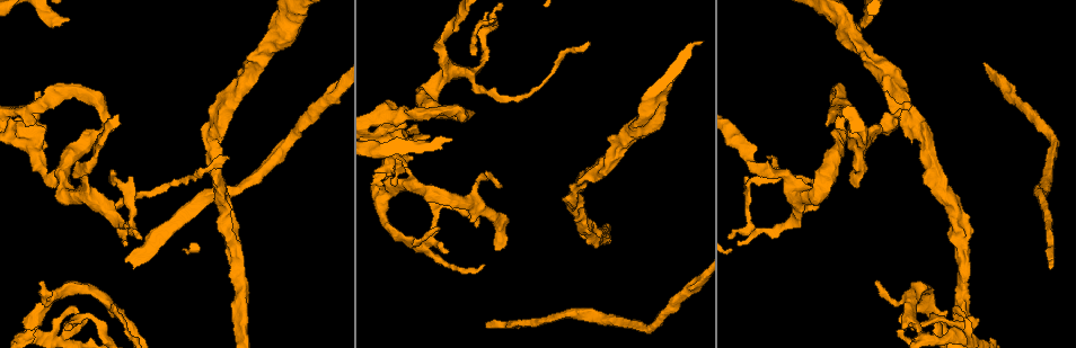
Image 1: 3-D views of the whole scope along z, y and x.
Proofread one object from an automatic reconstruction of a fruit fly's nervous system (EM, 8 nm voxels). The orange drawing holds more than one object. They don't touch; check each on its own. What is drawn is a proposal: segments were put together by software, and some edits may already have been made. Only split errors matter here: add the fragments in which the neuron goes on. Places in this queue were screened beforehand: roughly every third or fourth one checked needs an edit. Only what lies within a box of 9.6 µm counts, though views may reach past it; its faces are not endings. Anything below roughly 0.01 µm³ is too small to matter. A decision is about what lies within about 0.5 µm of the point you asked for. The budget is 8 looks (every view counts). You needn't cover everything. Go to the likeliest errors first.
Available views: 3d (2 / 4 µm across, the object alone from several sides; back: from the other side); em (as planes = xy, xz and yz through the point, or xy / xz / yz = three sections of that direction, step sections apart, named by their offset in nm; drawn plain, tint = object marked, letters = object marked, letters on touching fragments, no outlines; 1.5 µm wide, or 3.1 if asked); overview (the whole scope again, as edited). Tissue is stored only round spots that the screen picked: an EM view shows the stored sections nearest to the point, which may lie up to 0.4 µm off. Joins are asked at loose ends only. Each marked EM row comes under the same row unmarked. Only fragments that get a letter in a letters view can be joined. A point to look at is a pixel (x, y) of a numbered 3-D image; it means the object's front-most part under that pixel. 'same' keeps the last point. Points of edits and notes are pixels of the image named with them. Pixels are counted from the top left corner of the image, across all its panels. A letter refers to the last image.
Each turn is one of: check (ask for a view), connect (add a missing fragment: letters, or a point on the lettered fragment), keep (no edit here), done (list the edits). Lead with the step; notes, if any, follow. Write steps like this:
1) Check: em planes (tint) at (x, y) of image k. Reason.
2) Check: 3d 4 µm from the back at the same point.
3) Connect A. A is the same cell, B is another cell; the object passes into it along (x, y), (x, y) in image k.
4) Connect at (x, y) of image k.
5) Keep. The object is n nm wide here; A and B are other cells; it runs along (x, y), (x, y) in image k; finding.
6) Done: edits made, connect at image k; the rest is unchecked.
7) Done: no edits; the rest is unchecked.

Check: em xz step 8 (letters) at (487, 325) of image 1.

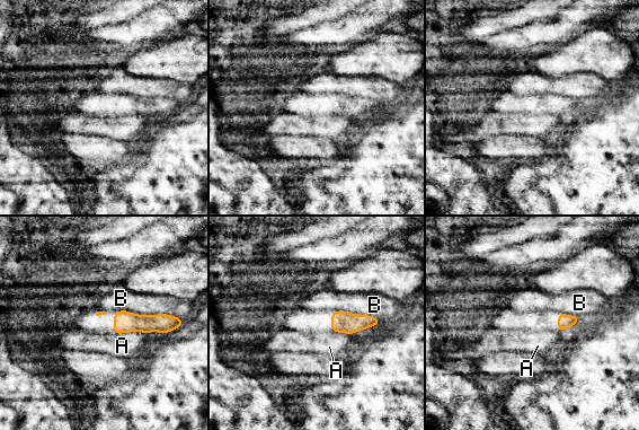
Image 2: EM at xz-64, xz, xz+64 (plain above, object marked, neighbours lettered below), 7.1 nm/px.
Check: em yz step 8 (letters) at the same point. Another direction.

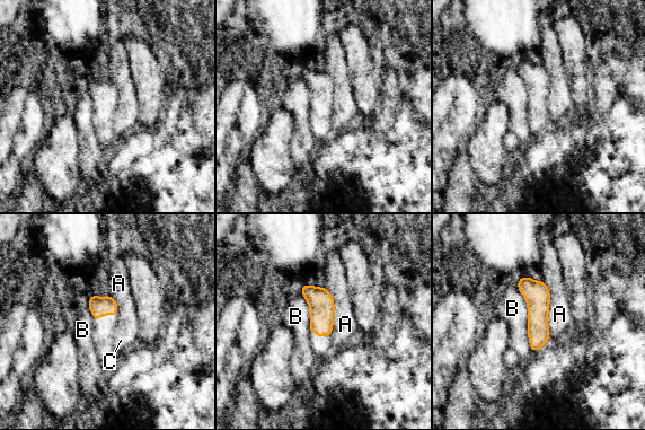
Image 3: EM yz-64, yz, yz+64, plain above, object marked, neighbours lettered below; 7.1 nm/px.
Keep. The object is 140 nm wide here; A, B and C are other cells; it runs along (524, 279), (537, 296), (535, 348) in image 3; none of them fits.

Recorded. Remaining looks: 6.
Check: em planes (letters) at (767, 157) of image 1. End of a long branch.

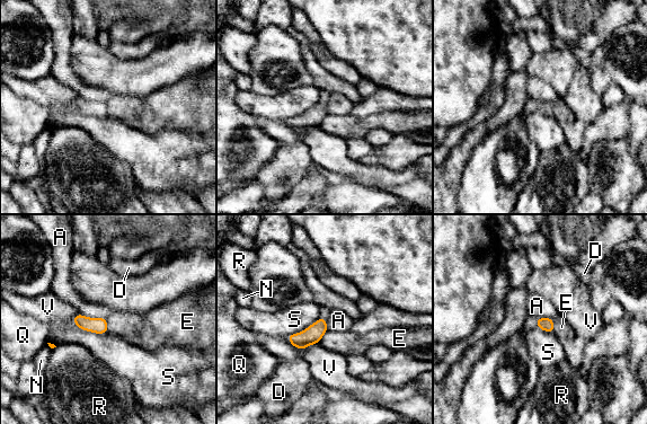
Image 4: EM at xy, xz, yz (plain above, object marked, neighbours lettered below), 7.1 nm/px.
Keep. The object is 90 nm wide here; A, D, E, N, Q, R, S and V are other cells; none of them fits.

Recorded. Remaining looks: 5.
Check: 3d 4 µm at (778, 179) of image 1. Branch stops here.

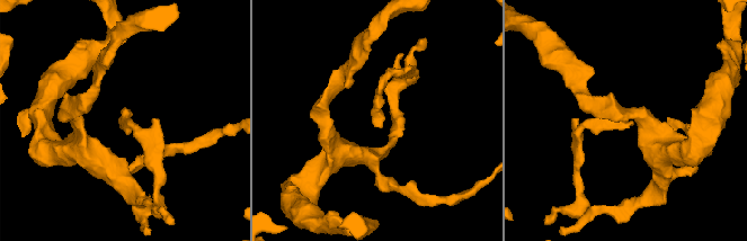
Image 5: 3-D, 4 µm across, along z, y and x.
Check: em yz step 4 (letters) at (632, 123) of image 5. Now the EM.

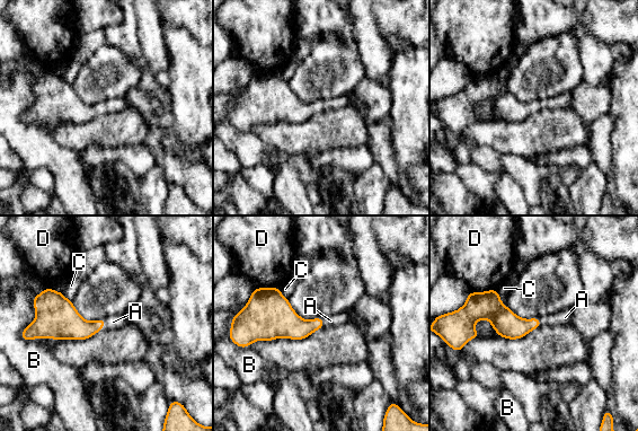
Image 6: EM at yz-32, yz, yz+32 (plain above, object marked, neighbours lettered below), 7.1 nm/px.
Check: em planes (letters) at the same point. Cut it another way.

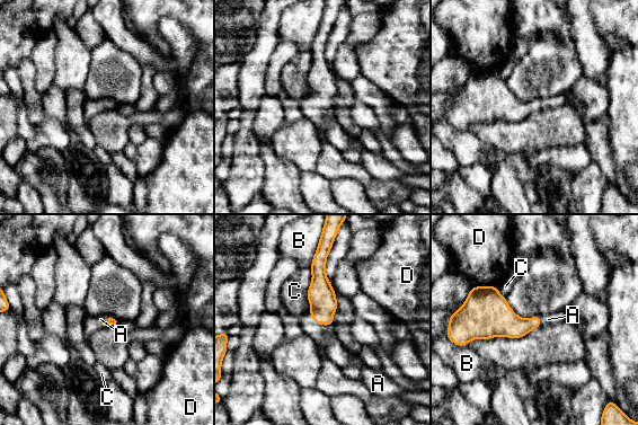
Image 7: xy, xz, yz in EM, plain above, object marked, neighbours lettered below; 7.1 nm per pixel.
Connect A. The longest contact is with C, 240 nm; A is the same cell, B, C and D are other cells; it goes on there.

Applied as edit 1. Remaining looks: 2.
Done: edits made, connect at image 7; the rest is unchecked.

